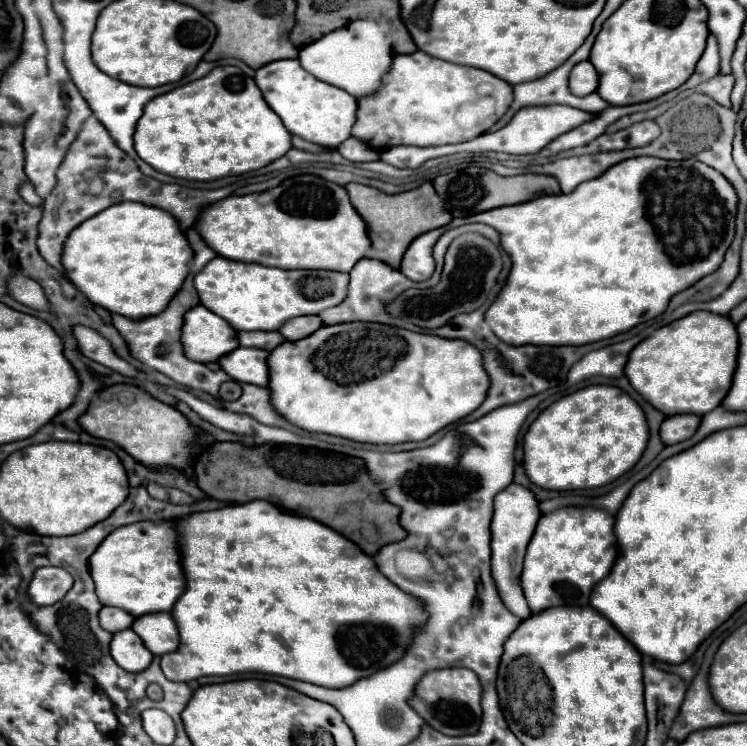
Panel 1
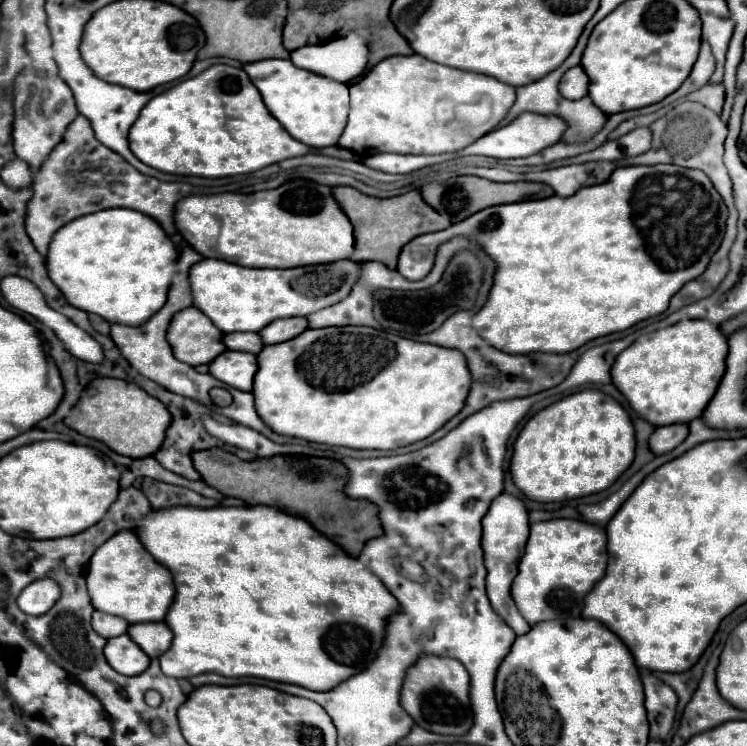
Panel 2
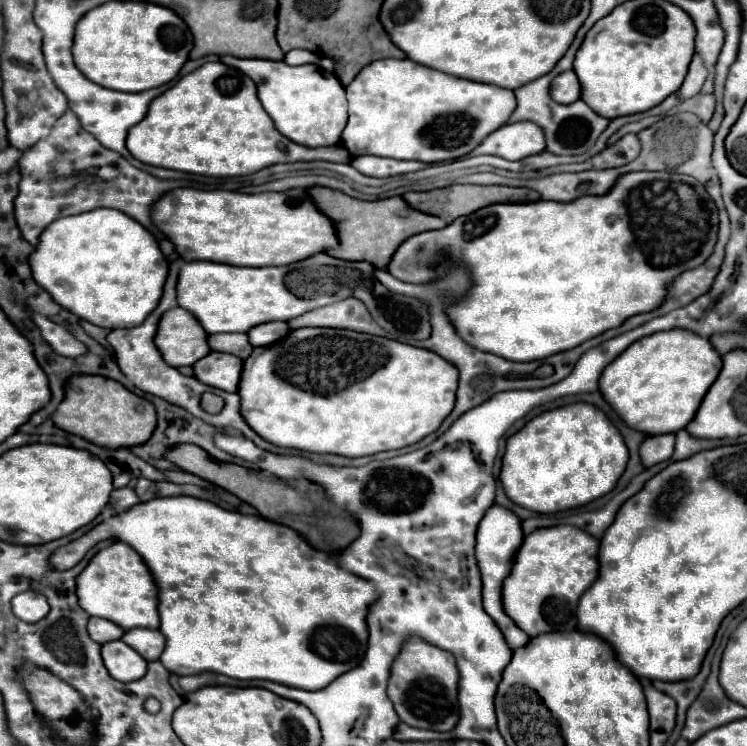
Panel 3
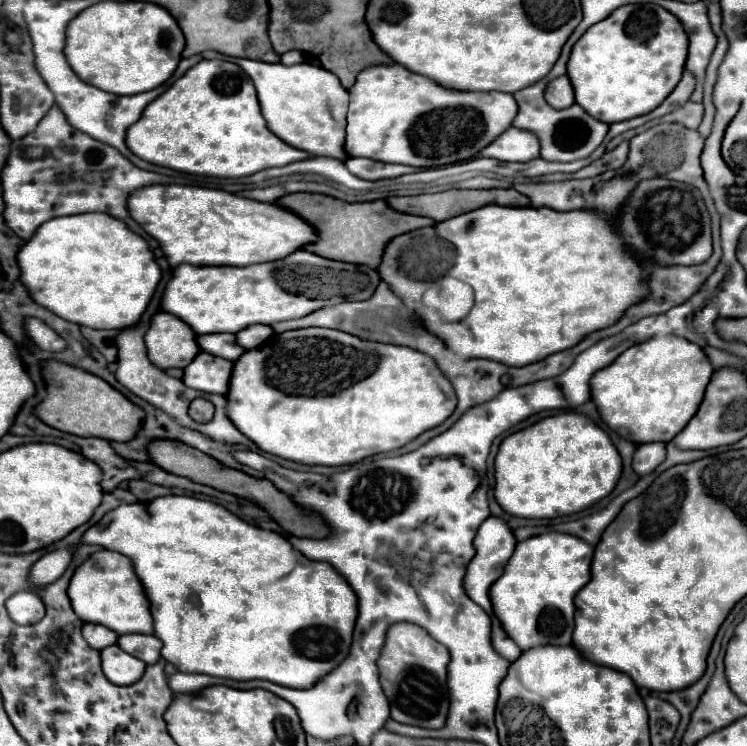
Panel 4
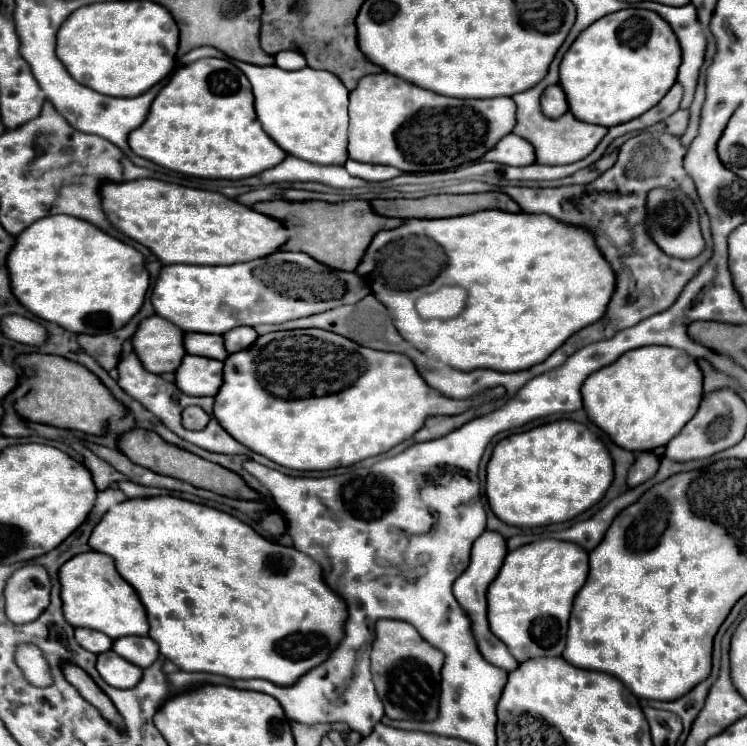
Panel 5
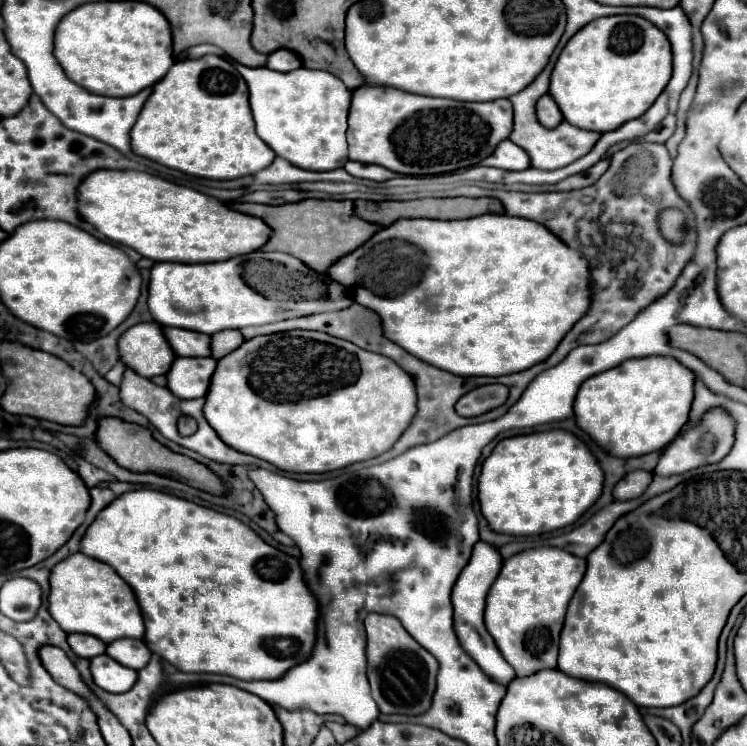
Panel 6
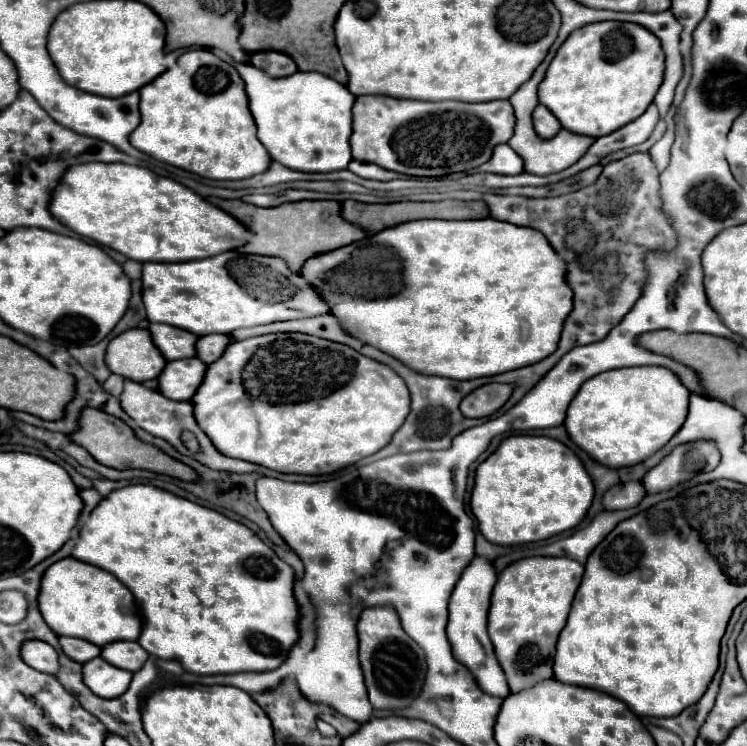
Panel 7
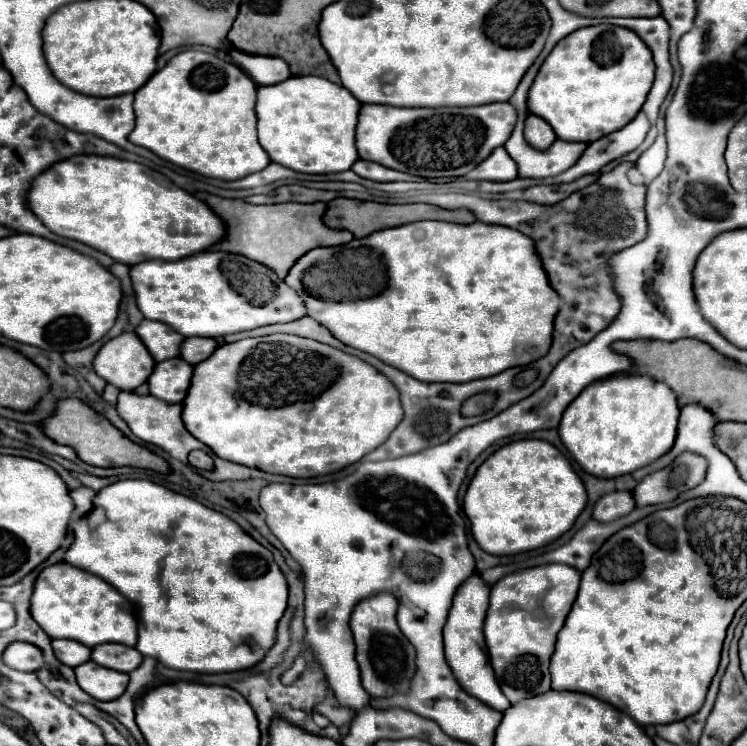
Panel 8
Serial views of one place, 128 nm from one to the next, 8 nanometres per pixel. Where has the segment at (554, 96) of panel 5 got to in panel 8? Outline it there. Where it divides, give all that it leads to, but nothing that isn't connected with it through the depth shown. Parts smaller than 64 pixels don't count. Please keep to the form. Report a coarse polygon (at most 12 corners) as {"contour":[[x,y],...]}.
{"contour":[[530,114],[524,126],[526,142],[546,150],[556,134],[538,116]]}

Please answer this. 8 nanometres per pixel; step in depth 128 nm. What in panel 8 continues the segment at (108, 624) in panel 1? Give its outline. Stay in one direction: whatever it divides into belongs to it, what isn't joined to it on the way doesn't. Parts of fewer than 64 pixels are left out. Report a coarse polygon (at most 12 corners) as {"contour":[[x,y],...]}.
{"contour":[[52,640],[56,658],[70,668],[88,662],[88,646]]}

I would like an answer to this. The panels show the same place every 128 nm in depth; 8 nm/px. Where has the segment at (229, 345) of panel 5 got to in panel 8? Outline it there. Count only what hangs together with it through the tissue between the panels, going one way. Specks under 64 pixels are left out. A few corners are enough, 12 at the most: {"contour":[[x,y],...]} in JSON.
{"contour":[[184,338],[180,358],[206,360],[218,346],[212,338]]}

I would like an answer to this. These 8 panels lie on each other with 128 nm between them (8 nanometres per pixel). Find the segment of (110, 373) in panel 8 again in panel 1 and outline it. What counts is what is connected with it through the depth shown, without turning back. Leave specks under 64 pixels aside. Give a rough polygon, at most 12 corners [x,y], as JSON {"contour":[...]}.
{"contour":[[204,306],[184,314],[184,356],[216,362],[236,332]]}

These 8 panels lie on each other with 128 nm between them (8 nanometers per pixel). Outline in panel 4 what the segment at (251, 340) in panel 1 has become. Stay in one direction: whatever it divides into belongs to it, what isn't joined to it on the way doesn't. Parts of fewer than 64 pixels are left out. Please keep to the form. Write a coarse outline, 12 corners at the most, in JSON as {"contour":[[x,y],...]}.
{"contour":[[234,334],[196,336],[202,352],[232,362],[244,352]]}

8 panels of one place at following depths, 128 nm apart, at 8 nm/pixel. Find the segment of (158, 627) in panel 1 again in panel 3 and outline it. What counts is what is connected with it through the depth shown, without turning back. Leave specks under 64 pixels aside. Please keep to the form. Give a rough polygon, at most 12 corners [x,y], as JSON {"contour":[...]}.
{"contour":[[128,630],[122,640],[148,662],[166,642],[160,630]]}

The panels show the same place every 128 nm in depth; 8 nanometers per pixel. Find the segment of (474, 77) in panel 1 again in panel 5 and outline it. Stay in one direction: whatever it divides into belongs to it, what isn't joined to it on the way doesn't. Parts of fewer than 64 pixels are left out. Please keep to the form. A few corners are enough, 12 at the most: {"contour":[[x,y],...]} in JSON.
{"contour":[[398,76],[350,92],[348,156],[402,172],[478,162],[512,98],[458,100]]}

